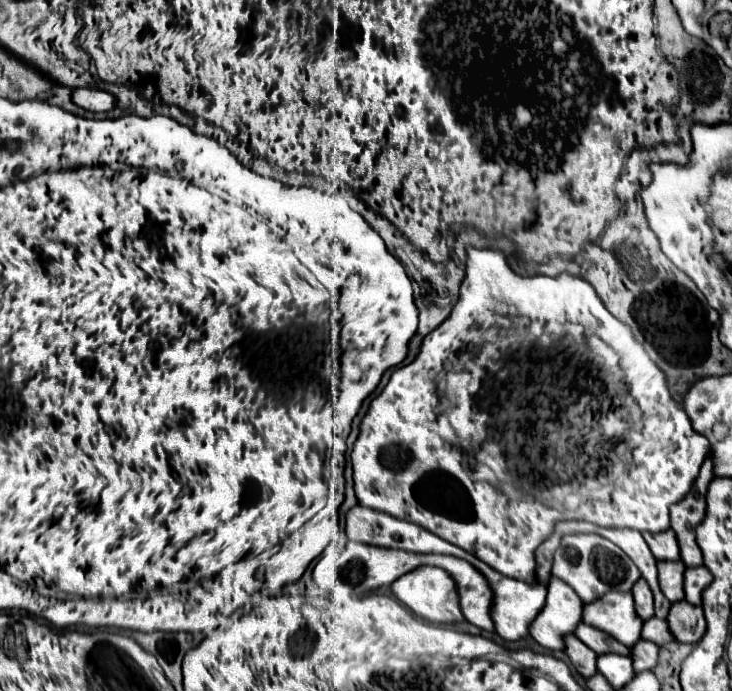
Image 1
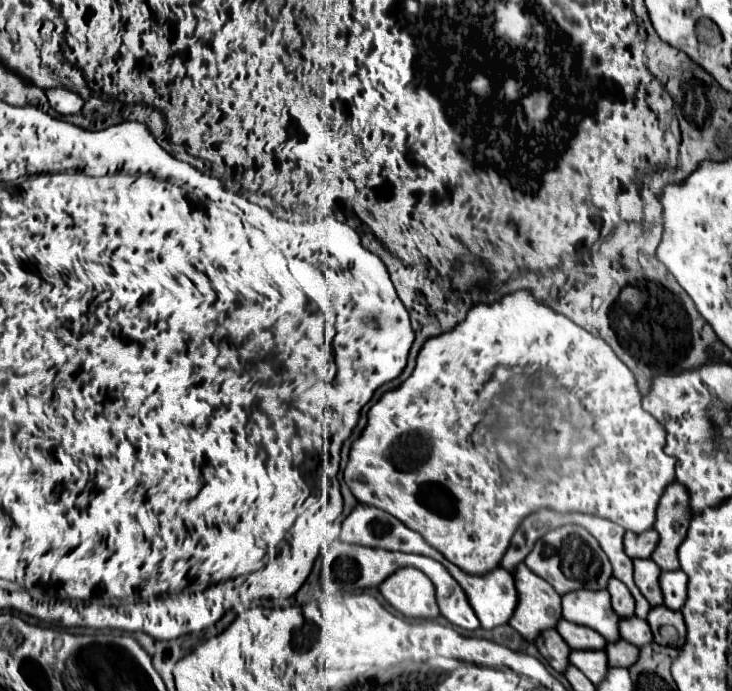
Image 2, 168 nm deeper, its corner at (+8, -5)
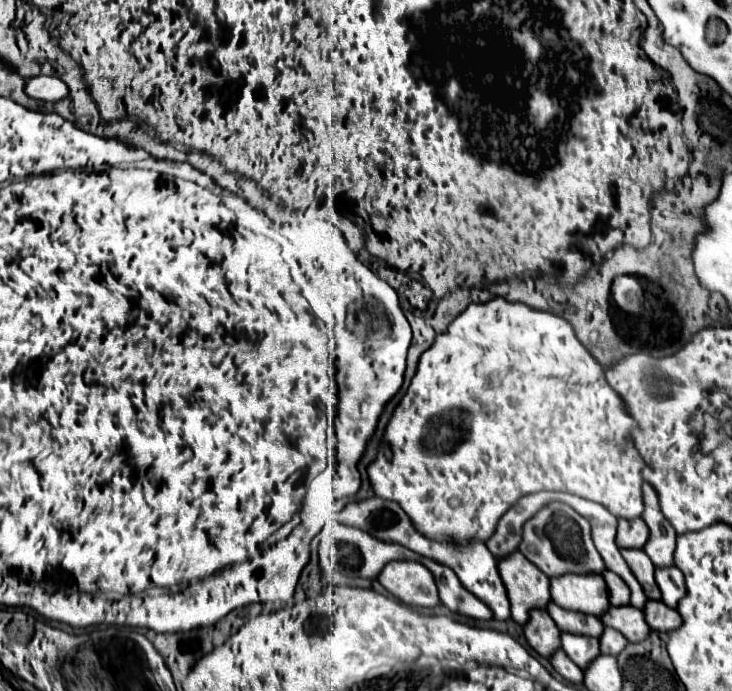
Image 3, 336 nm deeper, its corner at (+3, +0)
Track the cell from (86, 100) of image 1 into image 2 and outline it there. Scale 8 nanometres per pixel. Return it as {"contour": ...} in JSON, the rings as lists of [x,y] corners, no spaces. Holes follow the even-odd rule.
{"contour":[[[49,88],[45,90],[49,106],[59,114],[77,114],[81,112],[81,98],[67,88]]]}

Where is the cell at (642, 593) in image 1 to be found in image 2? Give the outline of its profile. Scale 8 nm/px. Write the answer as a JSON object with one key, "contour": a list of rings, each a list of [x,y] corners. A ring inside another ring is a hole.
{"contour":[[[611,578],[609,584],[607,584],[607,590],[611,594],[611,604],[613,604],[613,610],[621,616],[621,618],[629,618],[635,614],[635,600],[631,596],[631,592],[627,590],[627,586],[617,580],[617,578]]]}

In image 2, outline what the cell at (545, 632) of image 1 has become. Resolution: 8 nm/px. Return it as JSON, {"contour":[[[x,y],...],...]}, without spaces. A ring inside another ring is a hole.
{"contour":[[[517,564],[513,572],[517,584],[517,608],[509,624],[529,642],[533,642],[543,630],[555,628],[559,620],[559,610],[549,612],[551,608],[561,608],[561,596],[541,580],[537,574],[529,572],[525,564]]]}

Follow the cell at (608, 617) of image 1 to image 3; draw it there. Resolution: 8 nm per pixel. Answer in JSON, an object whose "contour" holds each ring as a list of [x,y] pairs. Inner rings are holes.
{"contour":[[[562,575],[550,579],[552,601],[568,611],[578,611],[584,615],[602,615],[610,609],[606,581],[602,575]]]}

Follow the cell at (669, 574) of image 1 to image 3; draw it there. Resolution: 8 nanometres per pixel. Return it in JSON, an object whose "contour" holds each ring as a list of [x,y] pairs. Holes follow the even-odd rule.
{"contour":[[[622,549],[622,555],[626,559],[626,563],[630,565],[632,573],[636,575],[636,579],[640,581],[644,593],[648,595],[648,599],[660,599],[660,589],[654,581],[654,563],[650,563],[650,557],[642,551],[642,549]]]}

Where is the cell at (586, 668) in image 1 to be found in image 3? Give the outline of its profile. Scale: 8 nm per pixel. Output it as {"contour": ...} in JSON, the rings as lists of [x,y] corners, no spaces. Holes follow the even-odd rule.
{"contour":[[[532,611],[530,623],[526,623],[524,627],[524,635],[532,649],[546,659],[552,657],[556,649],[560,649],[562,631],[558,631],[554,619],[550,619],[546,611]]]}

